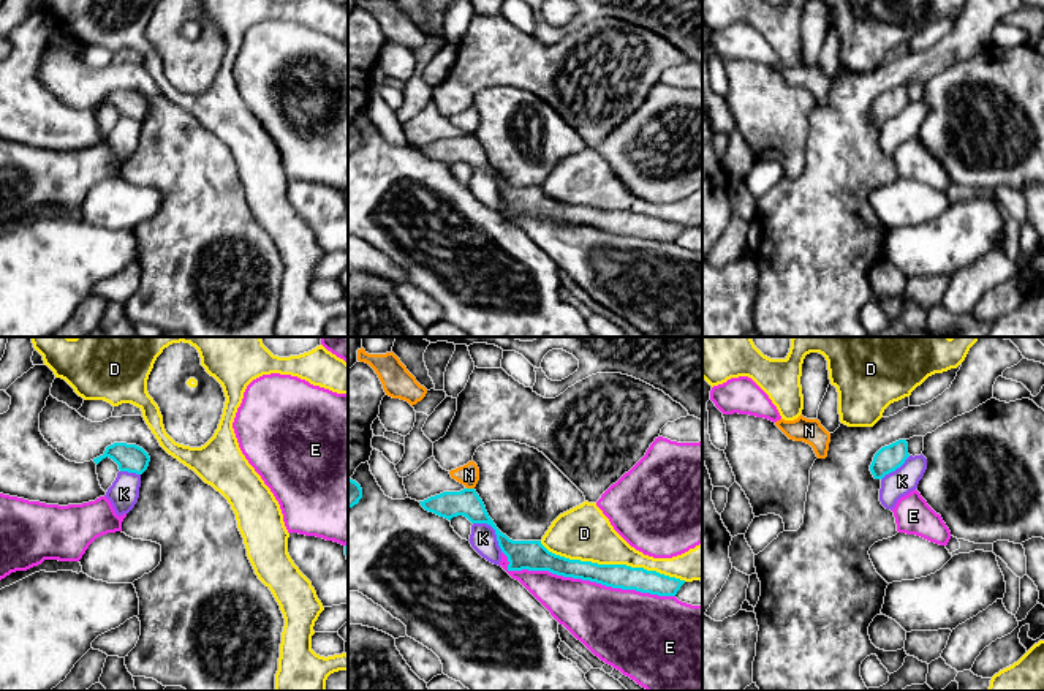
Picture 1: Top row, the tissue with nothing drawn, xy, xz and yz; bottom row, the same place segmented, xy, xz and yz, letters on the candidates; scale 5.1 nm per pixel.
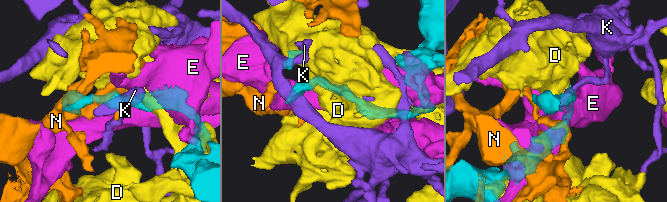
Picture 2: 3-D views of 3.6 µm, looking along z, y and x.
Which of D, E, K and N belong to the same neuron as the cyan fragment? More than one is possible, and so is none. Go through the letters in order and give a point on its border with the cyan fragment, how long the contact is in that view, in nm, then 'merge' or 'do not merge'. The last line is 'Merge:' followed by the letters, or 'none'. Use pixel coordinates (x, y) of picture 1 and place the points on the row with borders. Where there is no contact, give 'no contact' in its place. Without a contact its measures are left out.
D: contact xz (612, 565); length 750 nm; do not merge
E: contact xz (582, 579); length 900 nm; do not merge
K: contact xz (494, 528); length 220 nm; do not merge
N: contact xz (470, 489); length 40 nm; do not merge
Merge: none

